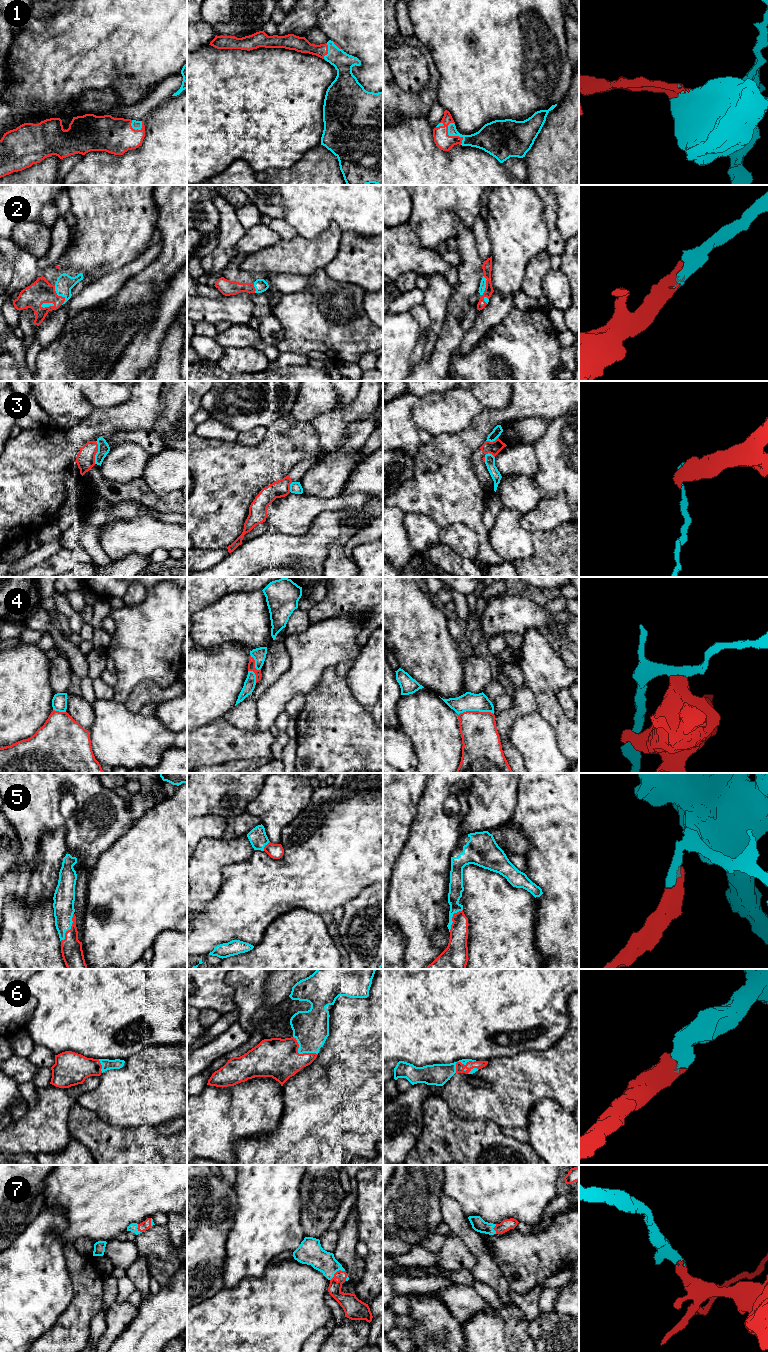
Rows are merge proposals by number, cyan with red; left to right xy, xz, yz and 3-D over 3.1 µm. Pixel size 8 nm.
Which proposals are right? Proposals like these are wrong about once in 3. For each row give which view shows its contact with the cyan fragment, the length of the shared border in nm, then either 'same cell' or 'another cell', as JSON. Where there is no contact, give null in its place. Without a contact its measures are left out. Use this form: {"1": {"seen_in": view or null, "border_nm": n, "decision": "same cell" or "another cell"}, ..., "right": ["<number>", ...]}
{"1": {"seen_in": "yz", "border_nm": 200, "decision": "same cell"}, "2": {"seen_in": "xy", "border_nm": 170, "decision": "same cell"}, "3": {"seen_in": "xy", "border_nm": 180, "decision": "another cell"}, "4": {"seen_in": "yz", "border_nm": 280, "decision": "another cell"}, "5": {"seen_in": "xy", "border_nm": 240, "decision": "same cell"}, "6": {"seen_in": "xz", "border_nm": 240, "decision": "same cell"}, "7": {"seen_in": "xz", "border_nm": 150, "decision": "same cell"}, "right": ["1", "2", "5", "6", "7"]}

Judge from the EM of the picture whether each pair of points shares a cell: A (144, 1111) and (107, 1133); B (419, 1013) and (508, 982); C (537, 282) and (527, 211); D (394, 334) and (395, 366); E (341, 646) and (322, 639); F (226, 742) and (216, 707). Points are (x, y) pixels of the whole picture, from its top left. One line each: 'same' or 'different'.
A: different
B: same
C: different
D: same
E: same
F: different

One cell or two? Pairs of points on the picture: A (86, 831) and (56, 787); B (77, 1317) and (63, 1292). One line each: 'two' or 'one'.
A: one
B: two

